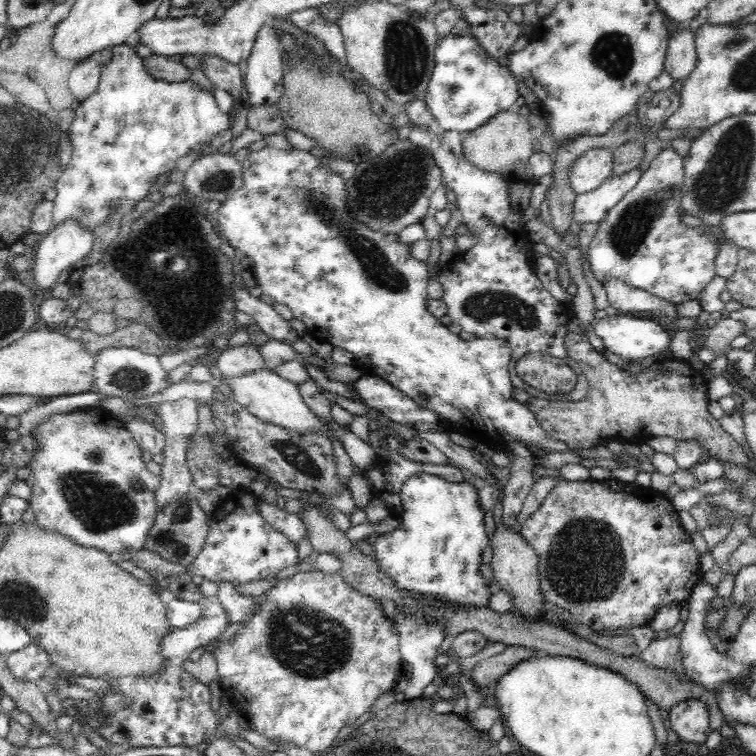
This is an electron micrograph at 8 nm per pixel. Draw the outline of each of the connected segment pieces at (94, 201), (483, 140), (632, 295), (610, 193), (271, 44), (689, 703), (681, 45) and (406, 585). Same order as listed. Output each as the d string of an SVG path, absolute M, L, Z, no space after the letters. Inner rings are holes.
M125 45L112 47L112 52L110 62L100 64L97 91L75 110L68 134L72 159L55 186L57 195L53 200L53 226L70 219L90 233L94 232L100 225L111 220L112 215L117 214L121 208L121 204L112 204L114 200L130 200L134 206L158 188L158 176L177 170L177 162L182 156L196 152L198 147L210 144L214 137L231 128L233 115L222 113L214 95L204 91L194 81L171 83L154 78L145 69L143 58Z
M508 110L500 111L487 123L476 128L461 140L461 150L464 160L479 170L498 173L508 183L508 201L518 212L530 206L533 180L525 172L529 159L532 157L534 136L529 119L519 112Z
M611 278L604 284L610 306L621 313L660 312L662 316L675 316L674 305L668 303L648 291L628 286L622 280Z
M638 168L626 171L626 174L606 179L598 188L576 196L572 206L573 222L580 226L600 222L624 194L632 190L639 177Z
M271 24L260 28L247 63L247 104L277 106L284 90L283 58L277 34Z
M686 699L667 711L670 727L684 742L704 743L710 734L706 705L698 699Z
M690 29L678 30L669 37L667 55L663 64L663 71L675 82L688 78L697 63L695 34Z
M420 473L404 482L400 497L404 507L400 526L372 543L376 550L375 560L382 571L401 589L424 596L436 596L437 600L448 604L449 608L488 607L490 592L478 572L478 550L490 542L484 531L485 512L482 512L482 506L478 504L476 490L466 481L453 483L433 474Z

